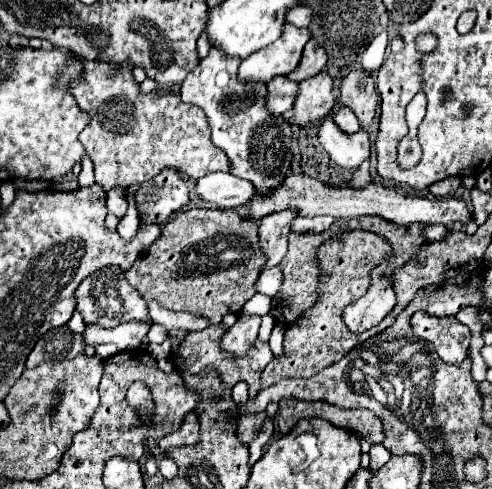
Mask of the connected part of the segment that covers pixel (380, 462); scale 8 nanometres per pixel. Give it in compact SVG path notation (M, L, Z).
M375 444L373 448L375 448L375 456L371 456L371 470L377 470L377 468L385 466L391 456L389 456L389 452L385 450L383 444Z

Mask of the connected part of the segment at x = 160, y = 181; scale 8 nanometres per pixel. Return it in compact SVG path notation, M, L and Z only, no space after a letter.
M165 168L165 172L159 172L153 180L141 184L133 200L137 208L143 210L143 222L161 224L189 202L189 190L177 170Z

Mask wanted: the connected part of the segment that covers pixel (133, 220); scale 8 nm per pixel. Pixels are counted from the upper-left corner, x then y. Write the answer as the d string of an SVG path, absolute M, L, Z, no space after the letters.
M129 204L129 210L127 210L127 214L123 216L123 220L119 222L119 226L117 226L117 232L123 236L123 238L133 238L135 236L135 232L137 232L137 228L139 228L139 212L133 208L133 204Z

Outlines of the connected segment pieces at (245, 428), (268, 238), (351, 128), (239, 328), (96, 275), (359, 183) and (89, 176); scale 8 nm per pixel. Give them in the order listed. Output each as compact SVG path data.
M257 412L257 414L243 414L238 417L237 437L240 442L249 446L249 442L255 438L261 422L267 418L267 412Z
M285 208L279 212L267 214L259 220L261 244L265 244L265 252L269 252L269 264L265 264L265 268L271 268L285 258L291 222L297 214L299 214L297 208Z
M341 108L339 112L335 112L333 120L347 134L353 134L353 132L357 132L361 128L359 120L357 120L357 116L355 116L355 112L351 108Z
M239 316L237 324L231 326L223 336L223 348L233 356L241 356L243 352L249 352L253 340L257 340L259 324L261 324L259 316Z
M117 266L101 268L89 274L75 292L75 310L81 312L85 324L99 324L99 320L149 320L147 304L137 290L125 280L125 272Z
M369 160L364 161L348 183L351 188L363 188L371 182Z
M83 156L81 164L83 164L83 170L81 170L81 174L77 176L79 186L91 186L91 184L95 182L95 180L93 180L93 162L91 162L89 156Z

